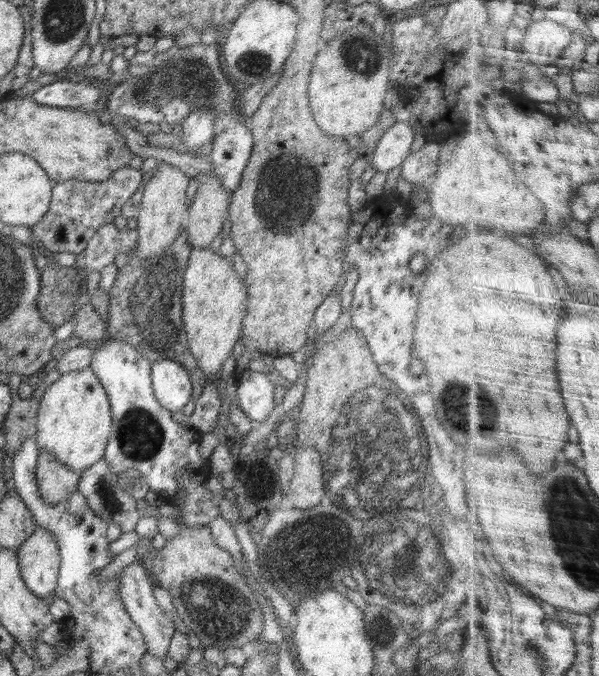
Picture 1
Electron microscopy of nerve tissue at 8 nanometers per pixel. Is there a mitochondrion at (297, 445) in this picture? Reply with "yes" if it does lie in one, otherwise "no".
no

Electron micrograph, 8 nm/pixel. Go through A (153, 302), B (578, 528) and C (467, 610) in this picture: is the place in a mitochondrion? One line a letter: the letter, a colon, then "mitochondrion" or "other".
A: mitochondrion
B: mitochondrion
C: other

